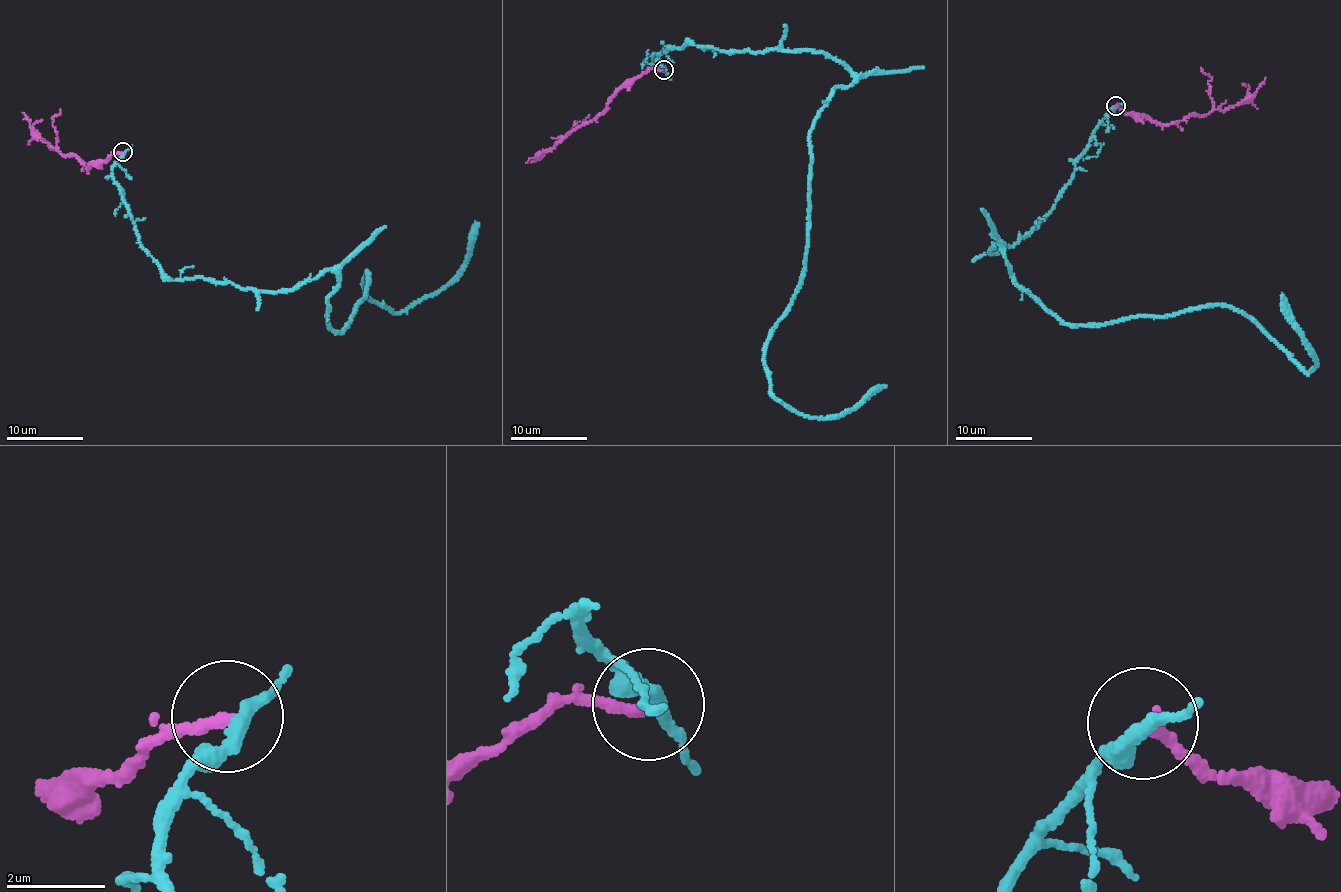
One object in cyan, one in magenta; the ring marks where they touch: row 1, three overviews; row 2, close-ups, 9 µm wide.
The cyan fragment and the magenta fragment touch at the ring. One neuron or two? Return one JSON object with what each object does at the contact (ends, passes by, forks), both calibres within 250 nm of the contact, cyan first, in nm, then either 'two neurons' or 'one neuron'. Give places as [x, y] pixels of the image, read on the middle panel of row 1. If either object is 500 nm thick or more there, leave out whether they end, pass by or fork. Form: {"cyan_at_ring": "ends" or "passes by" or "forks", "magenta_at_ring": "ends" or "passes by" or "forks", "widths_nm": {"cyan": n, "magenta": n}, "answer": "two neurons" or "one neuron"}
{"cyan_at_ring": "passes by", "magenta_at_ring": "ends", "widths_nm": {"cyan": 280, "magenta": 240}, "answer": "two neurons"}

